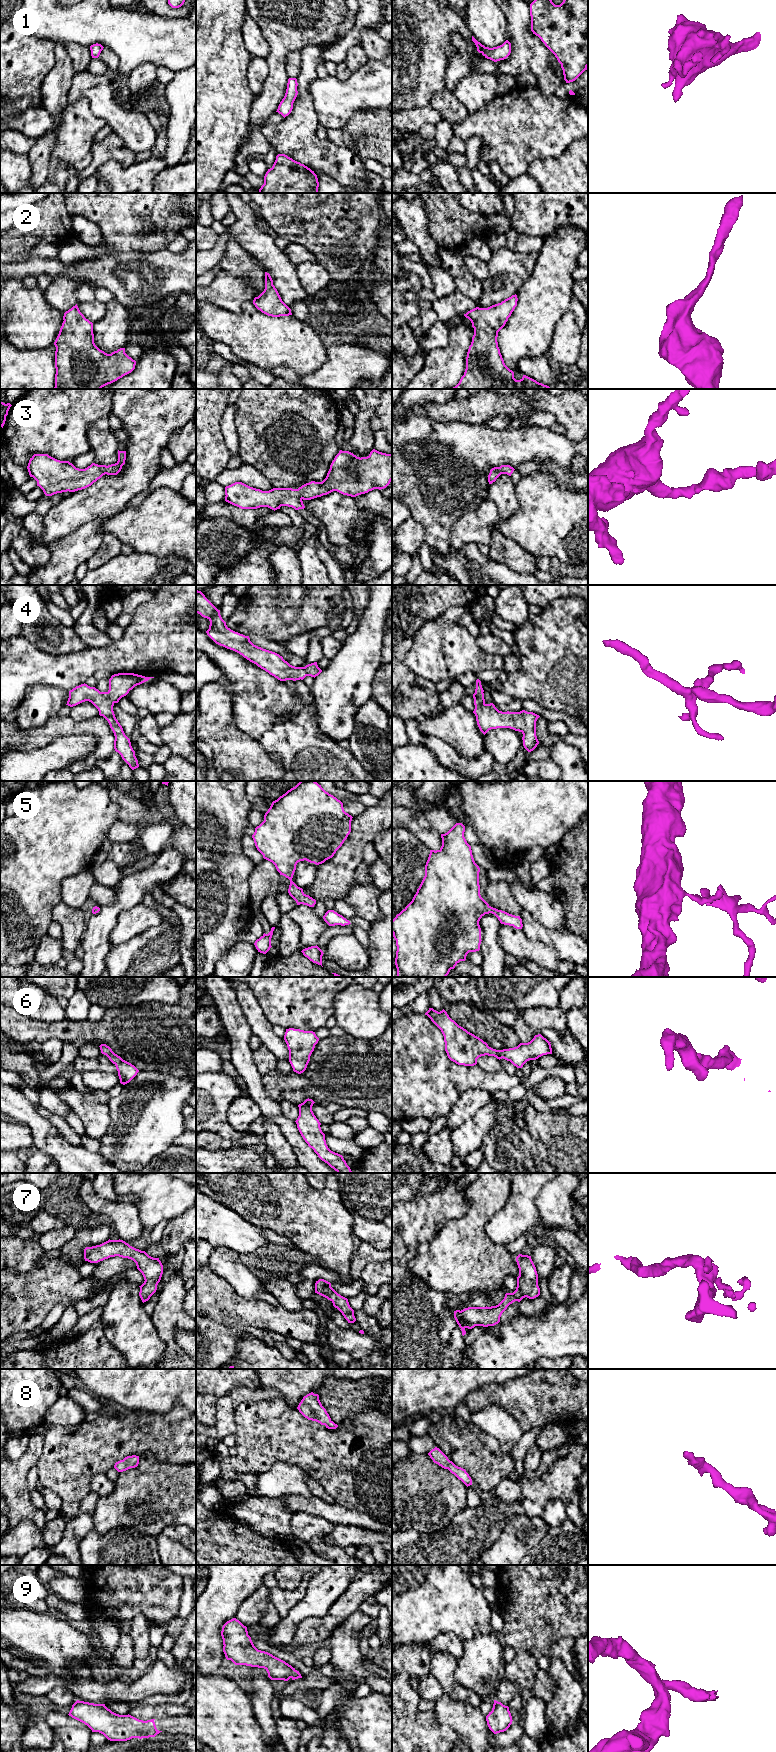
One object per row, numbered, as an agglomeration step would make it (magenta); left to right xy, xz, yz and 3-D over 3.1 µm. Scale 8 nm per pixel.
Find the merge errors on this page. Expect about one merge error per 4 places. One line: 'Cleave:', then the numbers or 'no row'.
Cleave: no row

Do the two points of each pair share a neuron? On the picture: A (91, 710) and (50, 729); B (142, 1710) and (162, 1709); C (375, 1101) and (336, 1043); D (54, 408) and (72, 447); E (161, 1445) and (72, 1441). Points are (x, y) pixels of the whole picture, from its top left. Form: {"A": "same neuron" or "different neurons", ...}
{"A": "different neurons", "B": "same neuron", "C": "same neuron", "D": "same neuron", "E": "same neuron"}

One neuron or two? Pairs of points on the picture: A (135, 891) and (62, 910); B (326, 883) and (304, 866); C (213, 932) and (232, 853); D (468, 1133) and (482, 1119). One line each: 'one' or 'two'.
A: two
B: two
C: one
D: one

